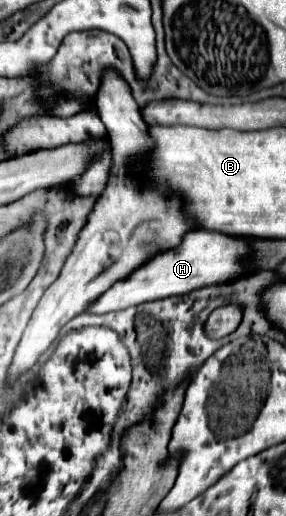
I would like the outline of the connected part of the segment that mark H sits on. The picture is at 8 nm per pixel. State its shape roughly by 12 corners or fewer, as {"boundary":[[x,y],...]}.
{"boundary":[[188,231],[86,313],[228,283],[252,269],[242,237]]}

